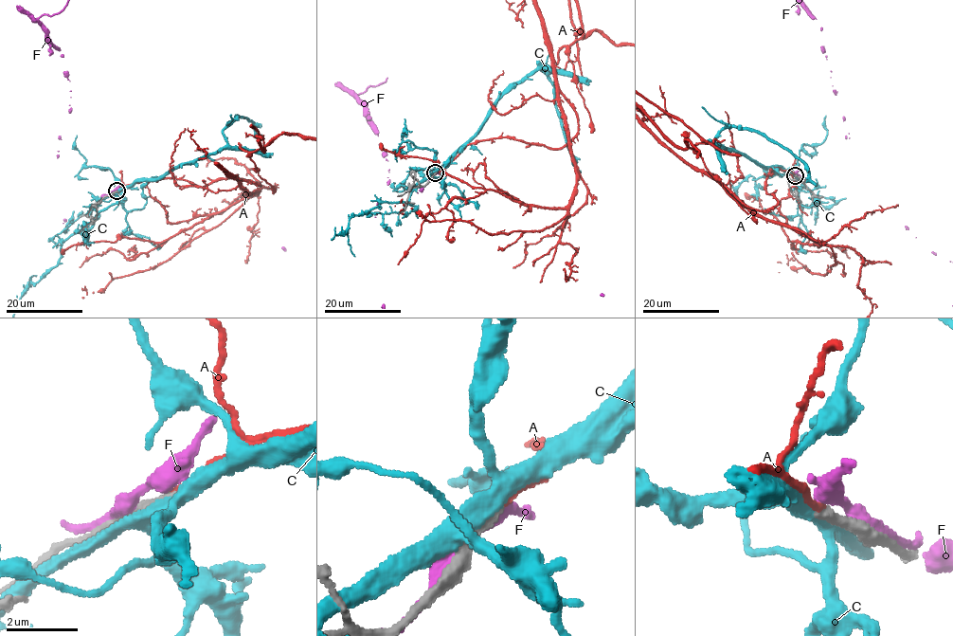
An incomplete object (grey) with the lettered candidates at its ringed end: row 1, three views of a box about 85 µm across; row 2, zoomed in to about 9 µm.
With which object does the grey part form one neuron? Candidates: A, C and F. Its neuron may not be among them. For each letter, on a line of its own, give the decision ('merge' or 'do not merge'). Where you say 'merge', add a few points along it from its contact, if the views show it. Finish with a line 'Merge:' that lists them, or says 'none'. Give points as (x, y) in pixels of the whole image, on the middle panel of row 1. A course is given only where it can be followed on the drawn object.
A: merge
C: do not merge
F: do not merge
Merge: A

